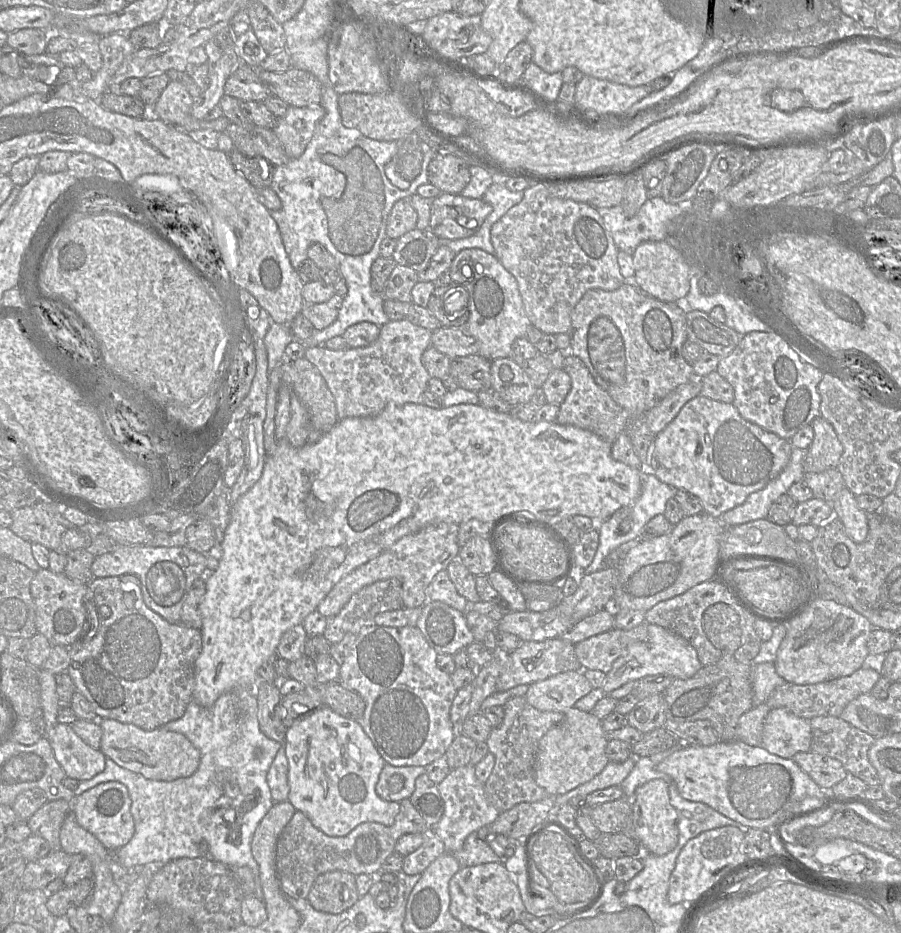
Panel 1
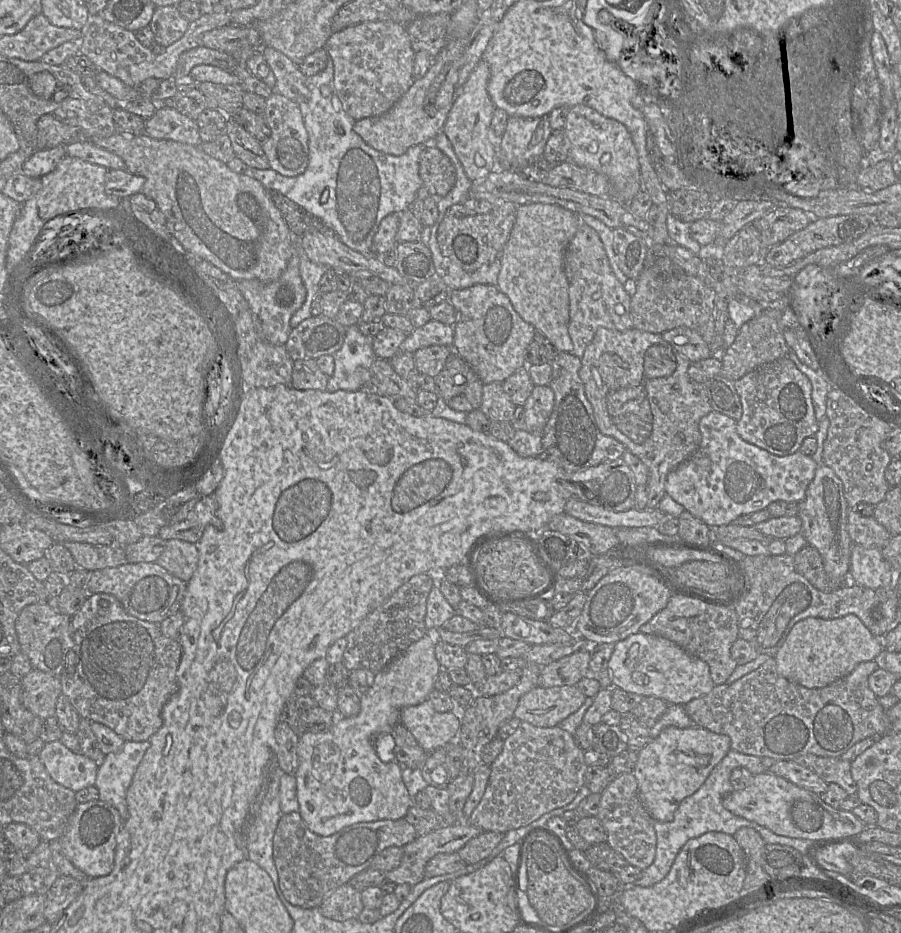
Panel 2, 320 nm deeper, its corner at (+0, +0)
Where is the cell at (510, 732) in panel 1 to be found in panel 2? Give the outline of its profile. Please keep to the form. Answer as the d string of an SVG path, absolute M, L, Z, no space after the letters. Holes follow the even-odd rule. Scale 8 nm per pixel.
M521 721L517 730L504 740L501 753L490 765L491 774L485 793L467 822L483 831L507 833L526 826L542 815L566 806L576 797L585 783L588 766L584 760L584 751L580 749L574 736L559 726L542 728Z

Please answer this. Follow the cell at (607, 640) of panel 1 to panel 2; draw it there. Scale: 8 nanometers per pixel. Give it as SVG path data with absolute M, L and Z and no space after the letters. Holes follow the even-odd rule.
M590 646L546 665L541 670L539 687L576 685L587 677L591 659Z

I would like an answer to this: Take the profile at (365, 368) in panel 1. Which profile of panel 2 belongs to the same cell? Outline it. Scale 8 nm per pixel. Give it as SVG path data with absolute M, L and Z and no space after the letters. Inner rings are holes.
M431 319L421 327L415 328L406 335L399 347L399 353L414 353L420 348L432 345L452 347L454 329L450 325Z

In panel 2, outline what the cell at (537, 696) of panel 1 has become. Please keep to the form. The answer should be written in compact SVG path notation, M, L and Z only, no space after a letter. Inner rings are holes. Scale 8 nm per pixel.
M576 685L536 687L521 697L514 717L536 727L555 727L575 713L586 698Z

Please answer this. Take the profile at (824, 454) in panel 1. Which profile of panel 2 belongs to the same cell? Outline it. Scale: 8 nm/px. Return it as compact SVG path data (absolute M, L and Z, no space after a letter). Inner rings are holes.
M818 464L813 480L807 487L805 498L799 503L798 516L802 521L801 534L807 544L821 555L826 573L834 582L849 580L853 541L848 533L849 506L844 496L844 488L834 471Z

